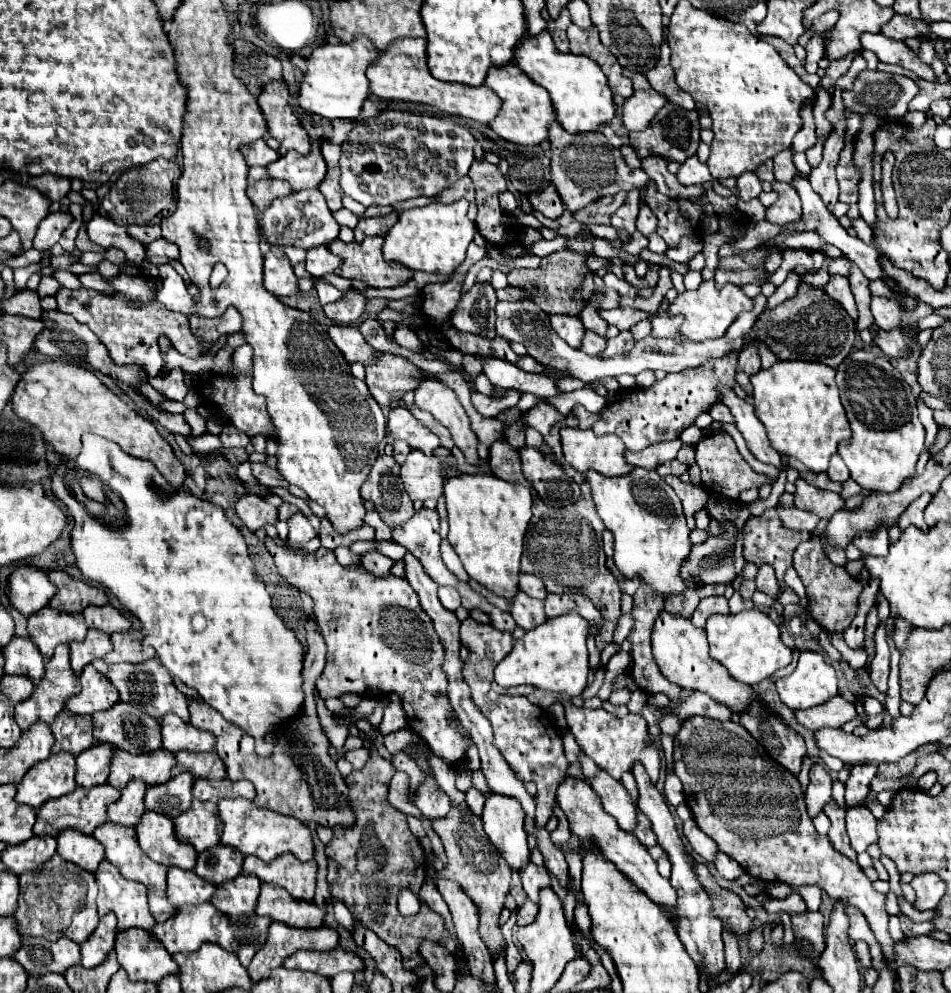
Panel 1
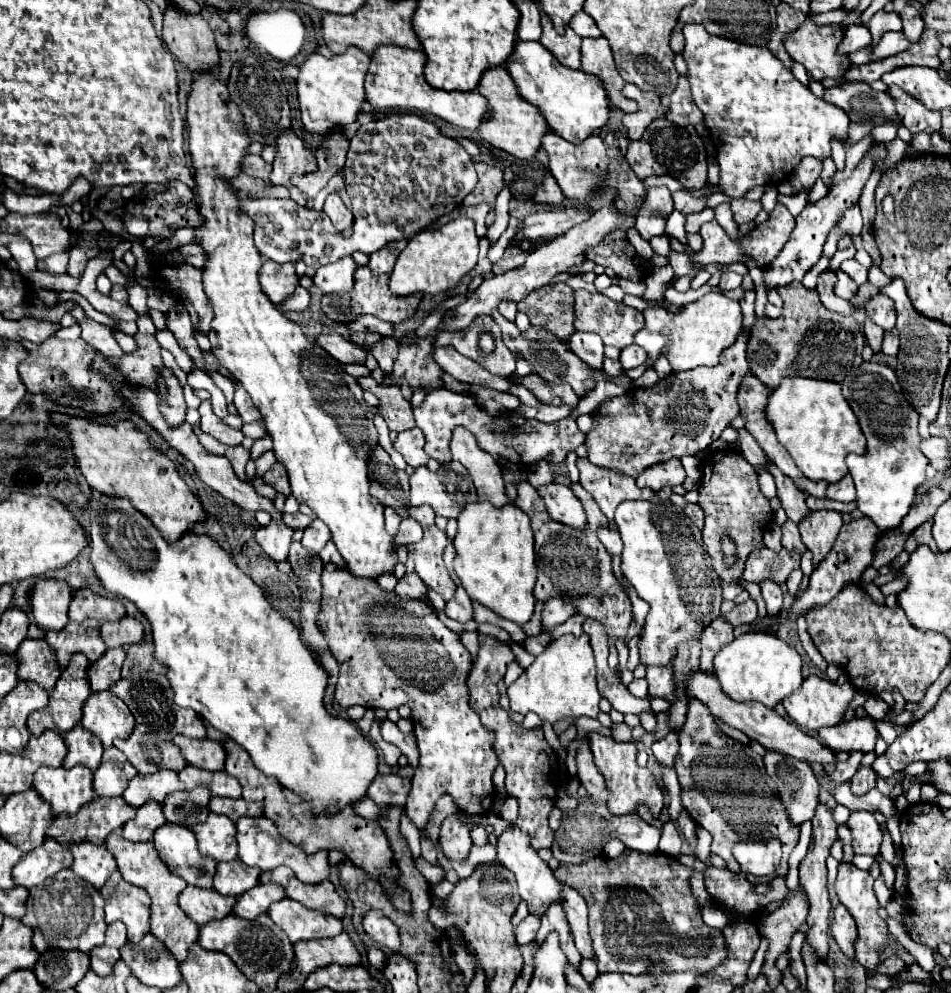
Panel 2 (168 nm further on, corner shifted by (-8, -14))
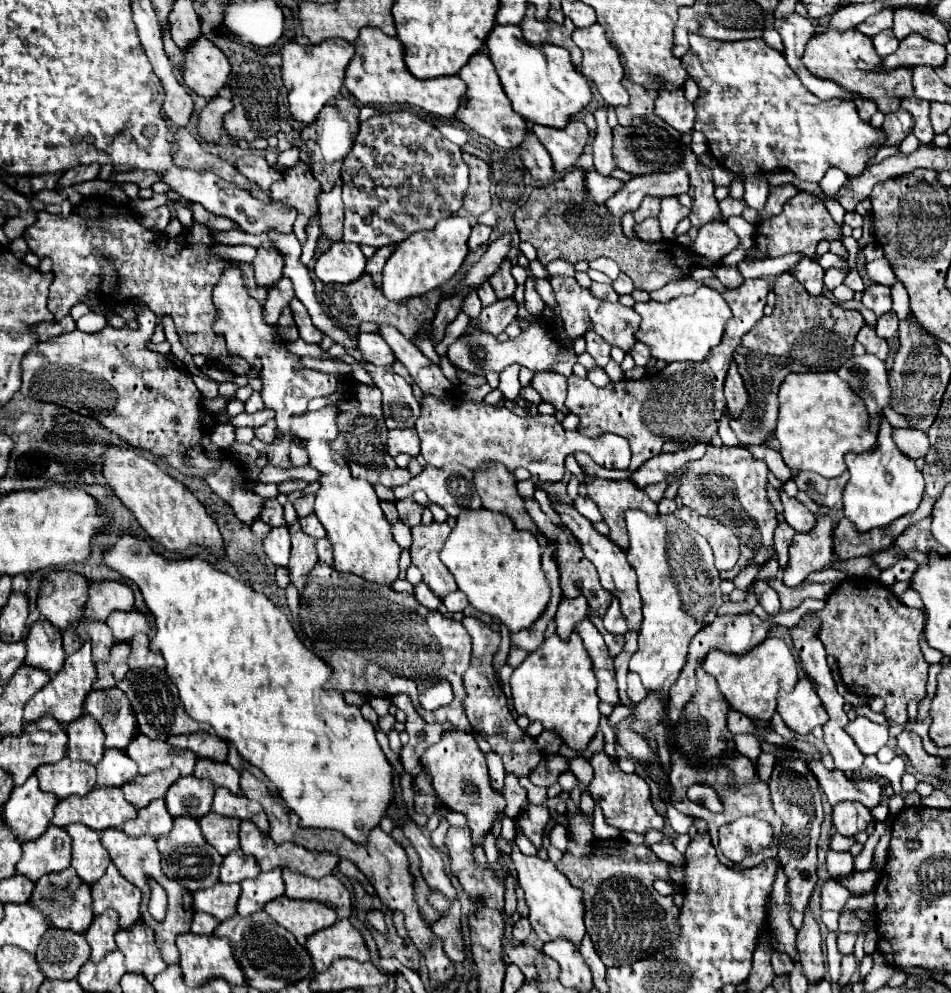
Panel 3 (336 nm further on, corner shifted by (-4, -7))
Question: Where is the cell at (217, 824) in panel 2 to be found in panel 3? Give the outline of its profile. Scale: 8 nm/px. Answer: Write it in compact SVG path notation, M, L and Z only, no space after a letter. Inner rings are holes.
M209 812L199 820L205 840L223 856L239 848L239 824L237 818L221 818L215 812Z

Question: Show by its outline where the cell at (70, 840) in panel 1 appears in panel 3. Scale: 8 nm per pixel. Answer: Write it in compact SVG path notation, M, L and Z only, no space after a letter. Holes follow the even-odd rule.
M69 824L65 828L73 838L73 868L87 884L97 882L111 862L109 852L103 848L99 832L85 828L85 824Z

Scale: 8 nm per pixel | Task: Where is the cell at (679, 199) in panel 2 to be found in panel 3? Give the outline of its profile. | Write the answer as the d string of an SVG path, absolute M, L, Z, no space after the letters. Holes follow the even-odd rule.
M675 196L661 200L661 212L659 212L659 222L661 222L661 230L663 230L663 238L665 240L673 240L675 234L675 226L689 216L689 208L683 208L679 204L679 200Z

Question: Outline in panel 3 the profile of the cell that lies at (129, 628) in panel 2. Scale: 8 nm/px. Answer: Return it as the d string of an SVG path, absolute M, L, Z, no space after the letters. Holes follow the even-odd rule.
M131 610L131 612L113 612L107 618L109 628L113 630L113 638L117 642L129 642L139 632L149 632L149 620L145 614Z

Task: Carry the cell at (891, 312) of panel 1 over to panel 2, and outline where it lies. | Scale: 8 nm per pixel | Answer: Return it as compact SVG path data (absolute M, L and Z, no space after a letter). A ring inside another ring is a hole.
M879 293L865 303L865 309L881 329L891 331L895 327L895 307L893 307L893 301L889 297Z

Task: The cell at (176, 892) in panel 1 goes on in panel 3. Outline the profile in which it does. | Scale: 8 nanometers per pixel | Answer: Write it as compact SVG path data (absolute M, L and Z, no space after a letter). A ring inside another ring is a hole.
M217 884L213 888L193 894L193 906L199 912L215 916L219 922L237 914L237 900L241 894L239 884Z

